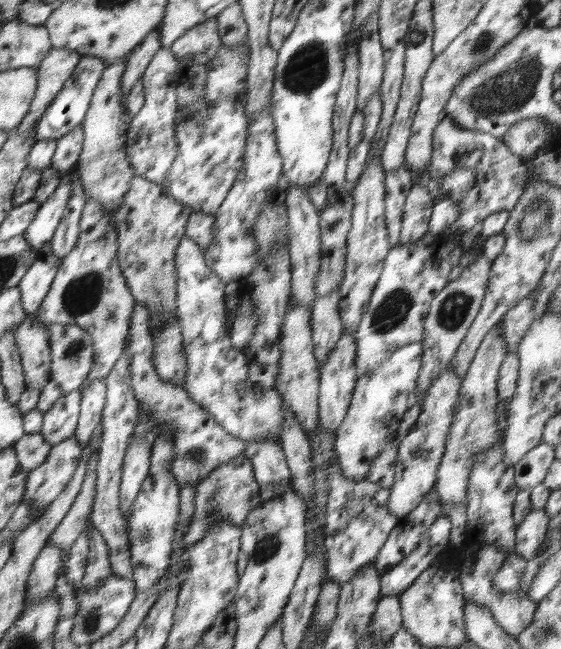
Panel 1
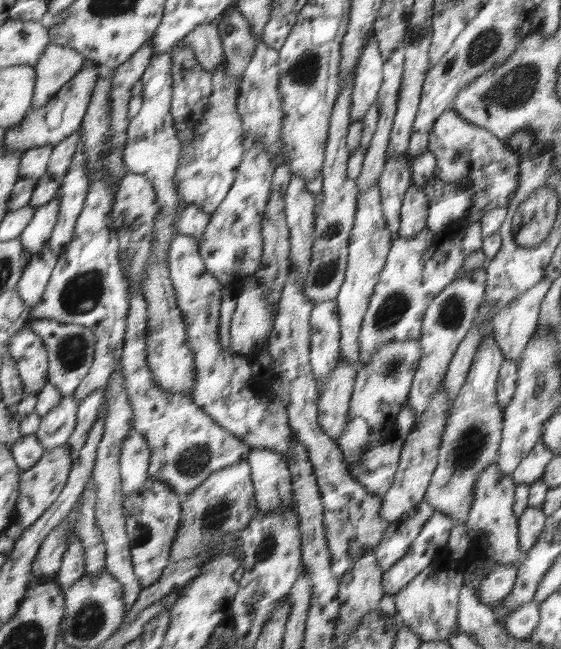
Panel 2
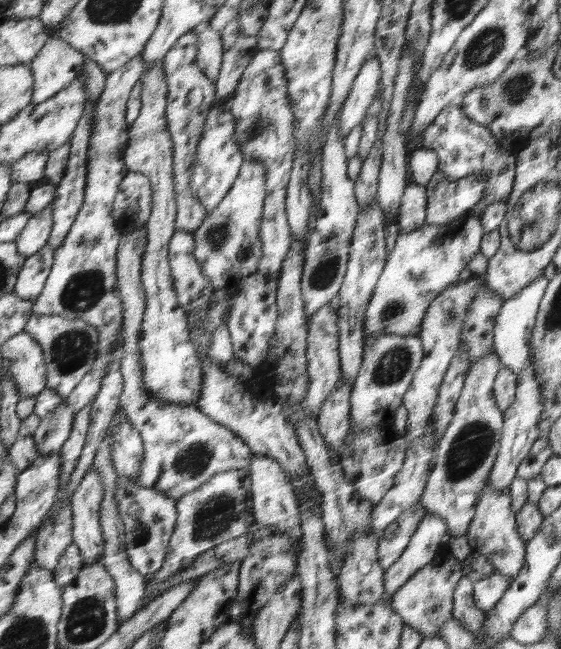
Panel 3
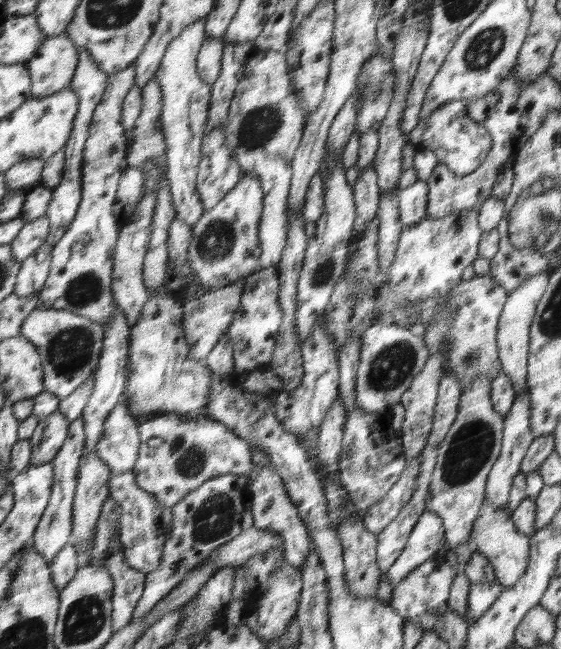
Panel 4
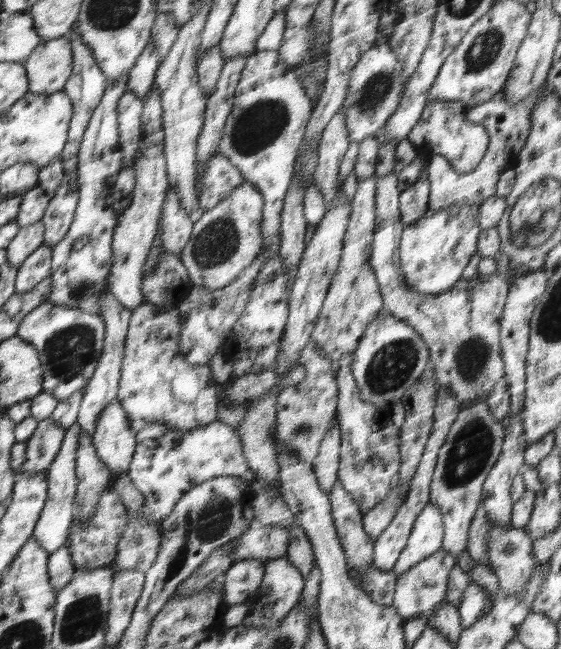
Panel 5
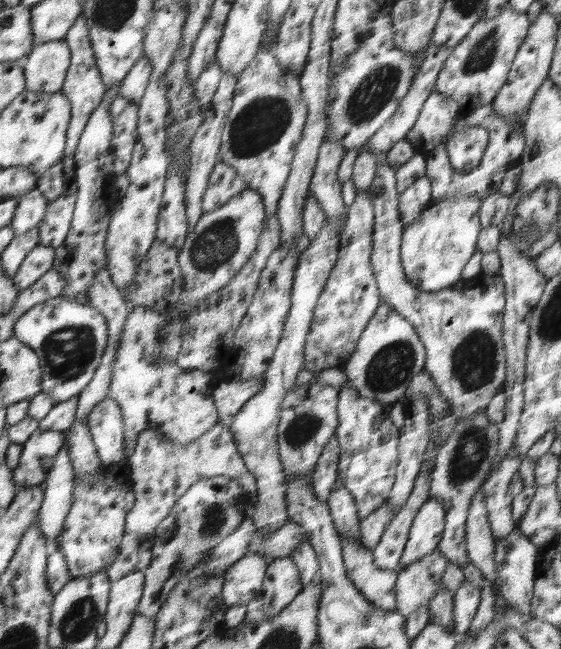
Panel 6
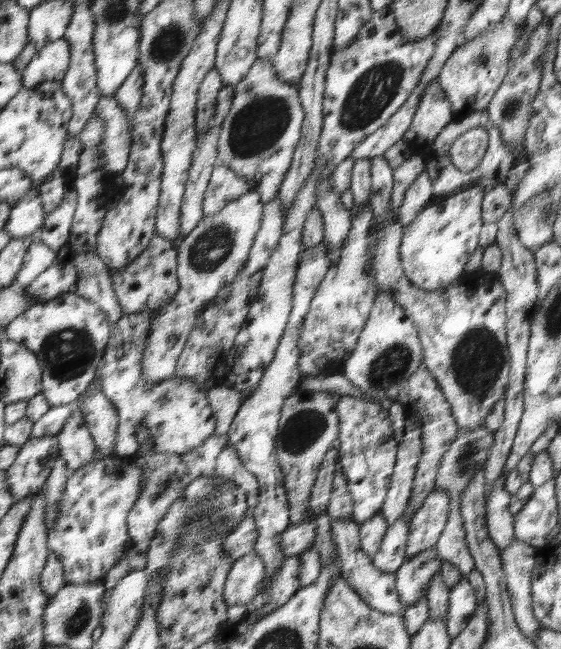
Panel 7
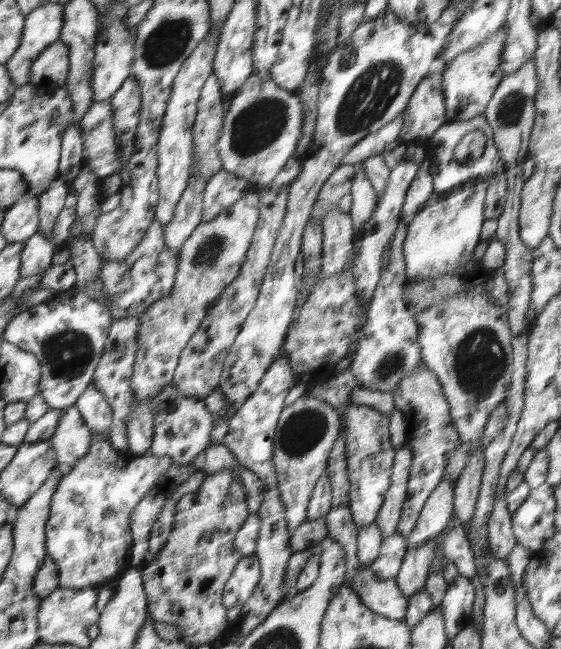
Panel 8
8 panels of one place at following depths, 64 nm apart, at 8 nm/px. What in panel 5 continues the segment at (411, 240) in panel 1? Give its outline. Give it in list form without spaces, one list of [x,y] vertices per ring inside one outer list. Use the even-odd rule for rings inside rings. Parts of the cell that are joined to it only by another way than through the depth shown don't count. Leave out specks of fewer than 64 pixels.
[[[422,176],[410,188],[401,191],[401,224],[405,227],[415,224],[429,208],[429,180]]]

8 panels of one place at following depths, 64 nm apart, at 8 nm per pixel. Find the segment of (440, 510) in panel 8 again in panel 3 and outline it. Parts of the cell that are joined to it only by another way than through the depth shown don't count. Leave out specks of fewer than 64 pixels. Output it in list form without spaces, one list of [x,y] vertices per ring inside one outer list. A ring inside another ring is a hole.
[[[426,513],[405,551],[384,572],[384,597],[390,599],[418,570],[432,562],[438,548],[447,547],[449,541],[446,521],[437,514]]]

